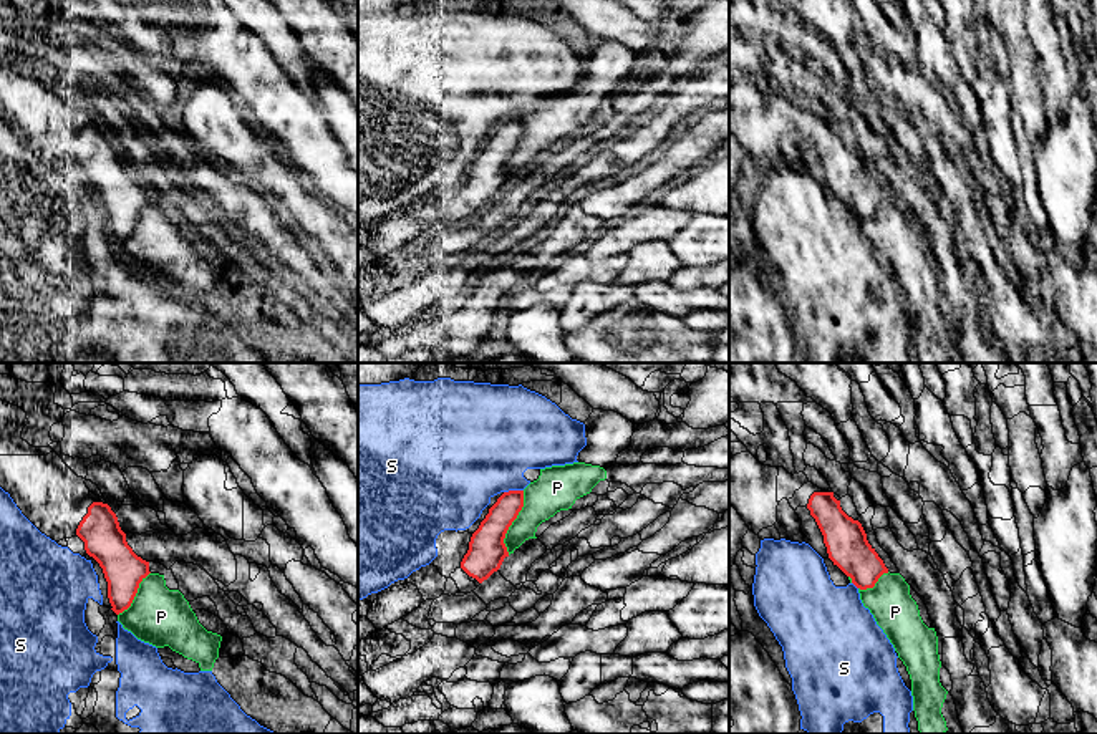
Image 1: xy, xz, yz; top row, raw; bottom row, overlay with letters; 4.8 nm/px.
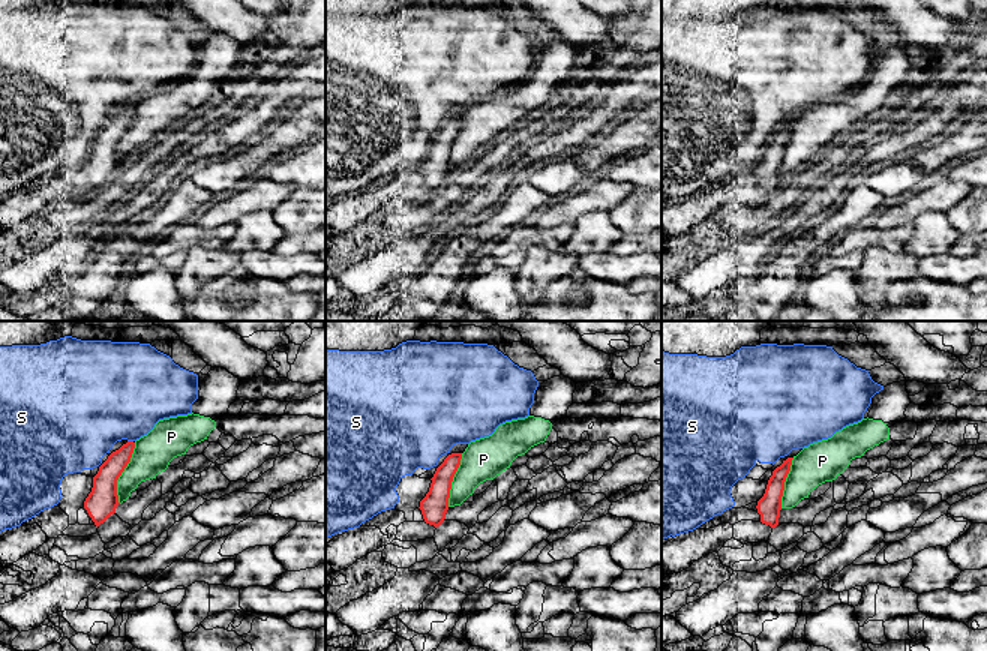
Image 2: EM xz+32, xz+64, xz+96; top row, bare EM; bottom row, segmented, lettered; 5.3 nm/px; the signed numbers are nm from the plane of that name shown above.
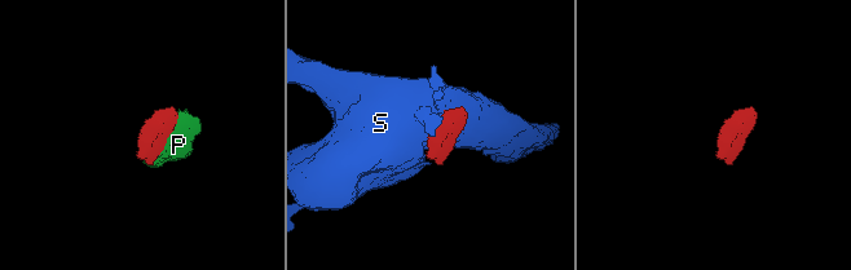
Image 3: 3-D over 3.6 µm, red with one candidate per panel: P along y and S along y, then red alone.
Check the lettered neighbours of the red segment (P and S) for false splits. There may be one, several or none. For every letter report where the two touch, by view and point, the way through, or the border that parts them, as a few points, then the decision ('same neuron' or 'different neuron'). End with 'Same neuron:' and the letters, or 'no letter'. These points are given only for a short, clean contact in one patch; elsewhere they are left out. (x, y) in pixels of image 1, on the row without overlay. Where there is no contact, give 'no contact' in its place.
P: xz (512, 149) | different neuron
S: xz (512, 120) | different neuron
Same neuron: no letter

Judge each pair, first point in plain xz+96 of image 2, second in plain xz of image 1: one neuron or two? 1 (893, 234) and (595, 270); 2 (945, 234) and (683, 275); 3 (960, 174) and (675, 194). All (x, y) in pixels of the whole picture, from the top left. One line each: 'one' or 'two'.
1: one
2: two
3: one

